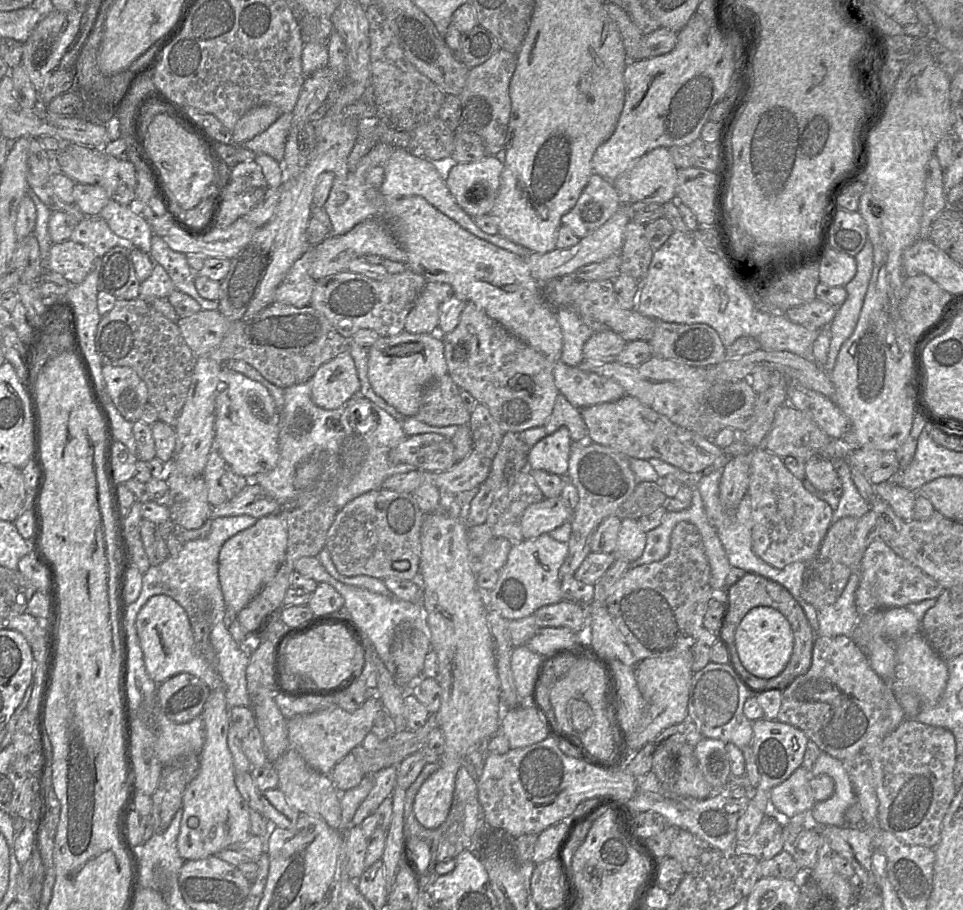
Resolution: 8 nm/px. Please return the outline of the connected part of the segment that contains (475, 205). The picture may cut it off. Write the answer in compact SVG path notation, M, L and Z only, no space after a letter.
M495 155L467 163L455 163L446 178L447 187L457 204L470 217L490 214L503 170Z

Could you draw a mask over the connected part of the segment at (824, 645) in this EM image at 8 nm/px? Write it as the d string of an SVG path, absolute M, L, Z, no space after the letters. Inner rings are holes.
M817 636L811 666L782 691L781 707L776 720L802 730L821 752L845 761L862 754L862 749L868 743L883 739L895 730L905 720L905 714L889 682L873 670L867 655L851 636Z

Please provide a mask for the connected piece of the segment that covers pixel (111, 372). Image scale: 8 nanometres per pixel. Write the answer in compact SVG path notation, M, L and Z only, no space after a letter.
M103 365L102 375L106 383L106 391L120 414L133 423L139 420L143 406L148 402L148 390L144 381L127 366Z

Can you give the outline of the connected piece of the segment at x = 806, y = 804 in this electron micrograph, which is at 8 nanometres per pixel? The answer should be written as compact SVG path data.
M802 766L798 767L788 779L773 787L770 792L770 803L790 819L799 813L808 814L816 804L810 787L810 780L813 777L811 772L808 772Z

